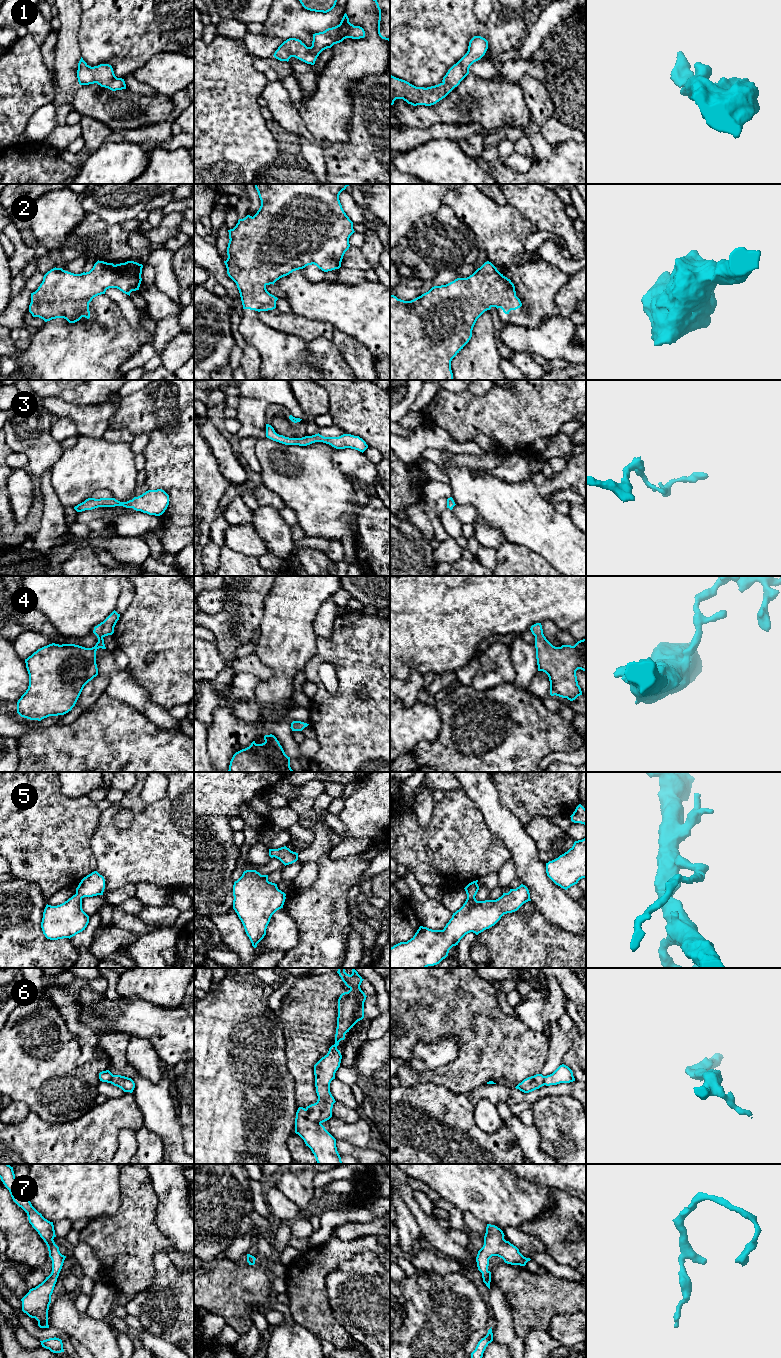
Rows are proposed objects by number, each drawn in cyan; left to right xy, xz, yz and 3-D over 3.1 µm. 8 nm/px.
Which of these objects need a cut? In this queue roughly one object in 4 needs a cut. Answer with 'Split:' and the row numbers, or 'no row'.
Split: no row

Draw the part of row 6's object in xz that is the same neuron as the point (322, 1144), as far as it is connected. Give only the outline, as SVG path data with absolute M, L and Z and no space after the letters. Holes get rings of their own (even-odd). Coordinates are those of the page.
M338 968L337 973L350 990L342 993L338 999L335 1044L314 1065L318 1100L306 1108L299 1107L295 1118L295 1133L311 1149L318 1164L343 1164L337 1151L336 1139L322 1123L332 1117L333 1104L336 1102L330 1092L330 1083L335 1079L342 1059L337 1046L345 1039L345 1034L364 1018L364 1002L367 997L360 988L364 979L354 968L351 975L347 974L345 969Z

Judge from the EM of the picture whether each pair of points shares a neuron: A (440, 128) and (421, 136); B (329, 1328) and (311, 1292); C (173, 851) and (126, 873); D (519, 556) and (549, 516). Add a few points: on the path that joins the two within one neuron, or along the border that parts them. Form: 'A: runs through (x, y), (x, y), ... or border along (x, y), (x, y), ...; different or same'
A: runs through (435, 132), (426, 135); same
B: runs through (320, 1319), (311, 1308), (311, 1301); same
C: runs through (161, 851), (148, 851), (138, 861); same
D: border along (507, 541), (526, 546), (539, 553), (546, 560); different

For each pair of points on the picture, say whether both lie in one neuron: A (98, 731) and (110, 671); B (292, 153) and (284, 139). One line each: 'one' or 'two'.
A: two
B: one

